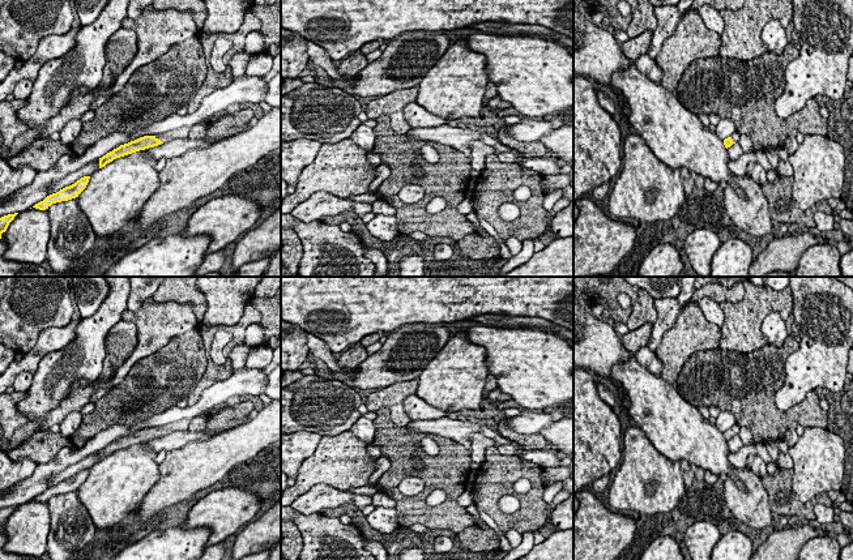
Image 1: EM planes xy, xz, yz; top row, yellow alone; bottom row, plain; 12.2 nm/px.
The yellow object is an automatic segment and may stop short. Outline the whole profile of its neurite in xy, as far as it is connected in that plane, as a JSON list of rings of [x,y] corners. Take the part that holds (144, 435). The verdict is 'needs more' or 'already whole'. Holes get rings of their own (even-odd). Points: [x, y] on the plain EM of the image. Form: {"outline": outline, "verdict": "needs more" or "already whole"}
{"outline": [[[183,419],[162,427],[144,428],[128,436],[120,437],[119,440],[114,441],[112,444],[99,450],[99,461],[105,459],[107,456],[112,454],[116,450],[120,450],[140,443],[145,443],[149,440],[154,440],[175,431],[188,429],[191,420],[192,419]]], "verdict": "needs more"}

